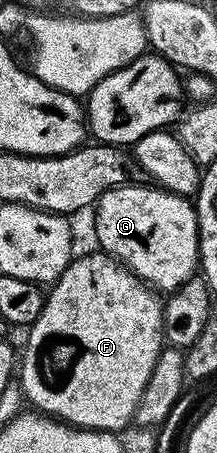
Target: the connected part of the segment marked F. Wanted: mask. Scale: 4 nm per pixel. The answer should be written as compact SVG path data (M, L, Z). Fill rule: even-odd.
M93 251L94 253L86 253L75 256L71 260L62 276L53 282L52 288L49 290L46 298L46 306L42 308L40 319L36 319L29 326L30 338L26 341L26 354L20 357L20 373L22 369L22 390L21 396L27 402L30 401L35 410L40 413L47 414L59 421L65 421L68 425L73 425L80 429L101 429L103 431L119 431L126 424L134 421L134 412L138 406L140 395L144 395L144 387L148 387L148 379L152 379L152 367L156 367L156 361L164 348L162 314L163 302L158 302L159 294L155 292L151 286L145 281L130 272L120 261L114 260L108 253L101 251Z

